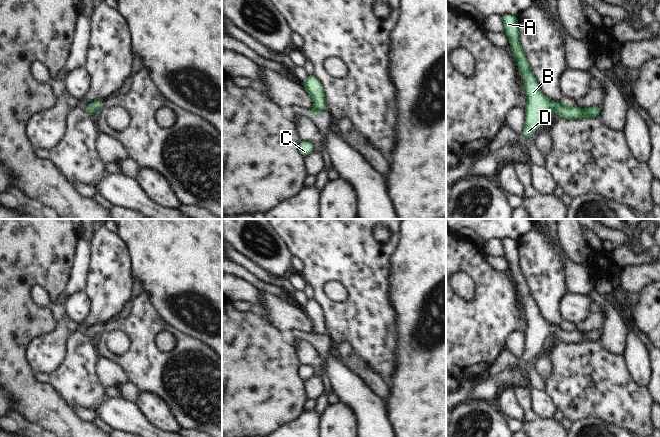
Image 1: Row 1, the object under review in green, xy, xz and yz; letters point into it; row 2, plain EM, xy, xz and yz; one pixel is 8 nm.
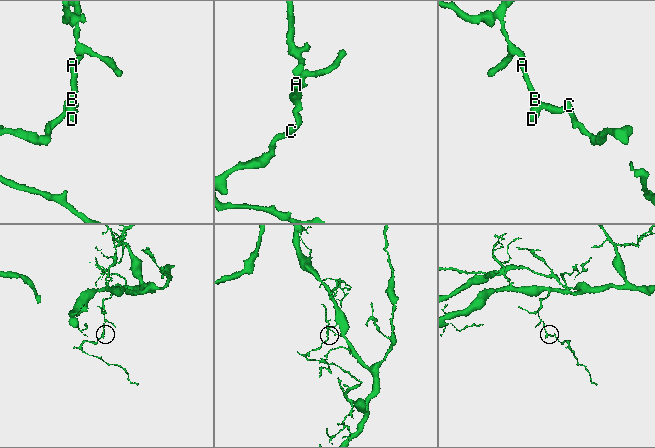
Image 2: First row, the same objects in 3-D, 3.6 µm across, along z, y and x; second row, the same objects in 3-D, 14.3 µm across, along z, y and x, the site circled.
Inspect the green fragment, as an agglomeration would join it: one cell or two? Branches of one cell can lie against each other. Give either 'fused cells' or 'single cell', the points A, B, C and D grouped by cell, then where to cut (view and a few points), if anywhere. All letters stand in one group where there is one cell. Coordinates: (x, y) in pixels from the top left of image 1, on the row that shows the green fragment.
single cell | A B C D | no cut

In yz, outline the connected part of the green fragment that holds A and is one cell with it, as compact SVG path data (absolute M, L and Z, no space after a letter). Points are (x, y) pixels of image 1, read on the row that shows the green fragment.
M507 14L502 16L504 22L504 31L510 42L511 53L513 54L519 72L523 77L525 93L528 99L526 112L526 121L522 135L530 138L537 130L541 128L543 118L549 111L554 111L557 116L566 120L578 120L581 118L598 118L602 110L594 105L586 109L578 106L569 105L565 102L554 102L549 100L541 91L532 69L524 55L522 45L520 43L520 33L518 29L518 17Z

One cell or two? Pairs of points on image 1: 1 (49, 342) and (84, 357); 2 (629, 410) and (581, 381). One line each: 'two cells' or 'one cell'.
1: two cells
2: one cell

